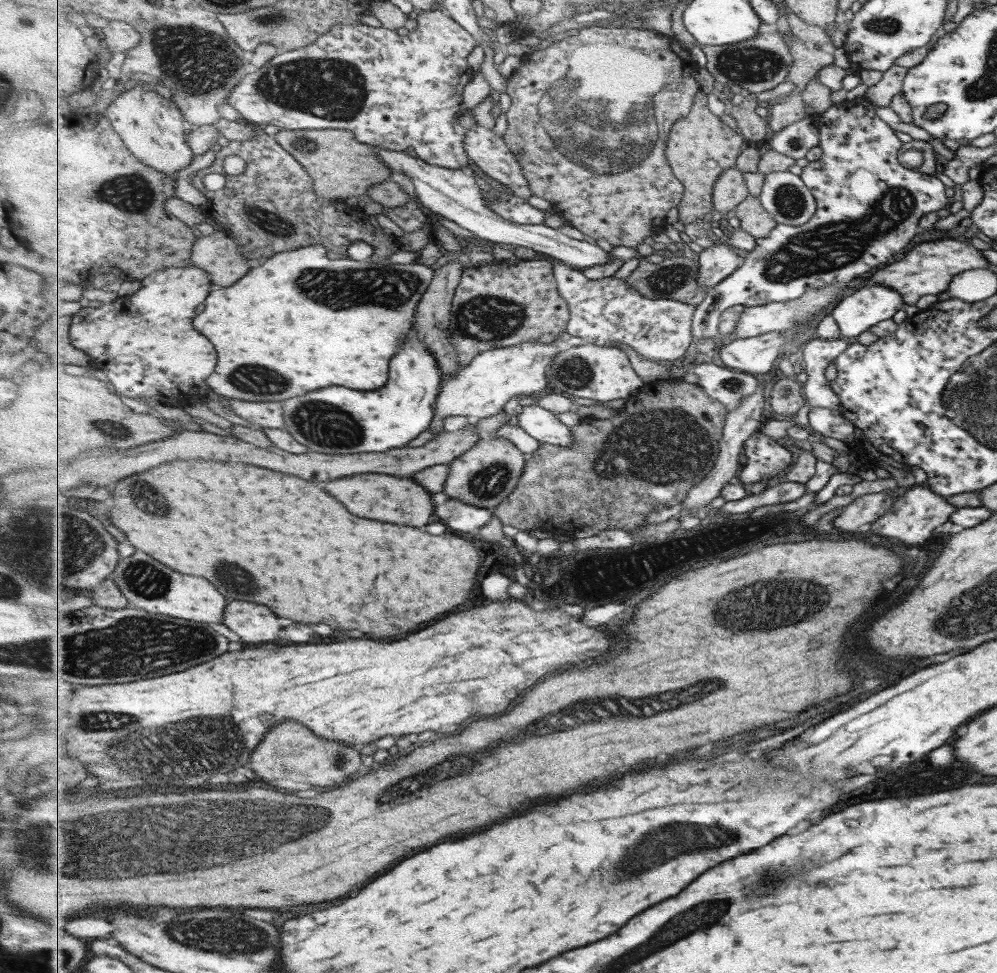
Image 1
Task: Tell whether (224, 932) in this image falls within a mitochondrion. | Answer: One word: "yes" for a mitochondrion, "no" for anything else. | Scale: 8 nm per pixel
yes

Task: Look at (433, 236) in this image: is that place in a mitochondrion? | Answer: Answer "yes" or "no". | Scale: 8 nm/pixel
no

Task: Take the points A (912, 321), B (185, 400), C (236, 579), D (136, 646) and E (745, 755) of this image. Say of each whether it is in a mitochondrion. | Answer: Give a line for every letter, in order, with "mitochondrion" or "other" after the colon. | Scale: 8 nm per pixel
A: other
B: other
C: mitochondrion
D: mitochondrion
E: other

